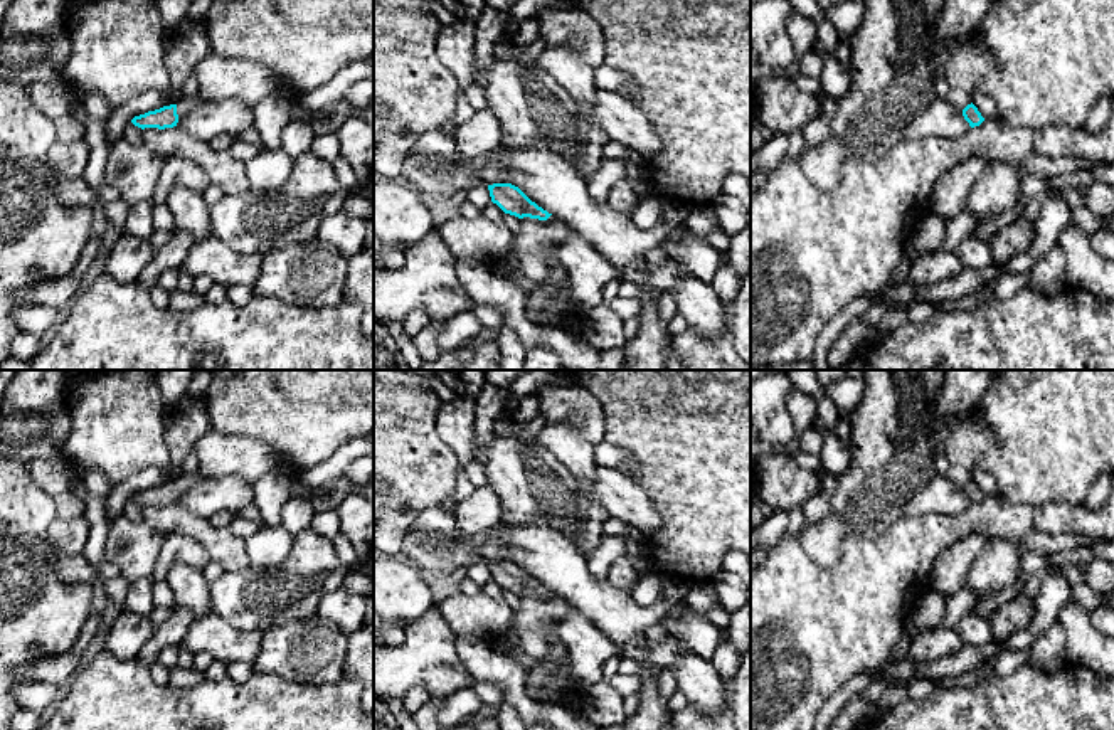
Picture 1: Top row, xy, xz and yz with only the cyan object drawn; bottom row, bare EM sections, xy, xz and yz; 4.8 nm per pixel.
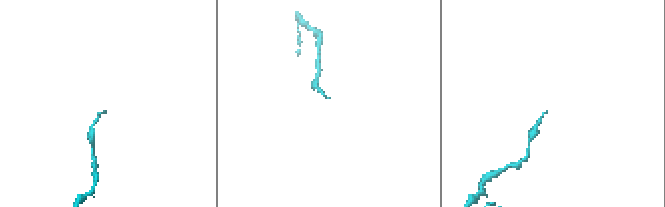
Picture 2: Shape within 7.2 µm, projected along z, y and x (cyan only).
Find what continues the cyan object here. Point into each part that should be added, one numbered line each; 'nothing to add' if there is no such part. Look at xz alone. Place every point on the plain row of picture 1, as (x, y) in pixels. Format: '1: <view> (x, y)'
nothing to add

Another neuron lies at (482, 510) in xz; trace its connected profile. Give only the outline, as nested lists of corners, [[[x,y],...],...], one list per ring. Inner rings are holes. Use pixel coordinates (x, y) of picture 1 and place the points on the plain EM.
[[[488,484],[475,488],[466,500],[453,506],[453,513],[463,535],[490,530],[503,518],[500,500]]]

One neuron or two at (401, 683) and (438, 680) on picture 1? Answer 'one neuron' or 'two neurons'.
one neuron

